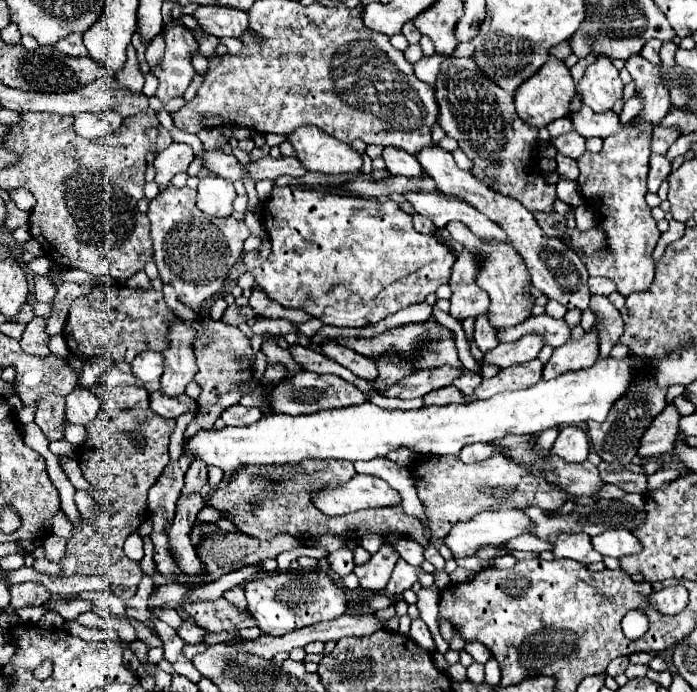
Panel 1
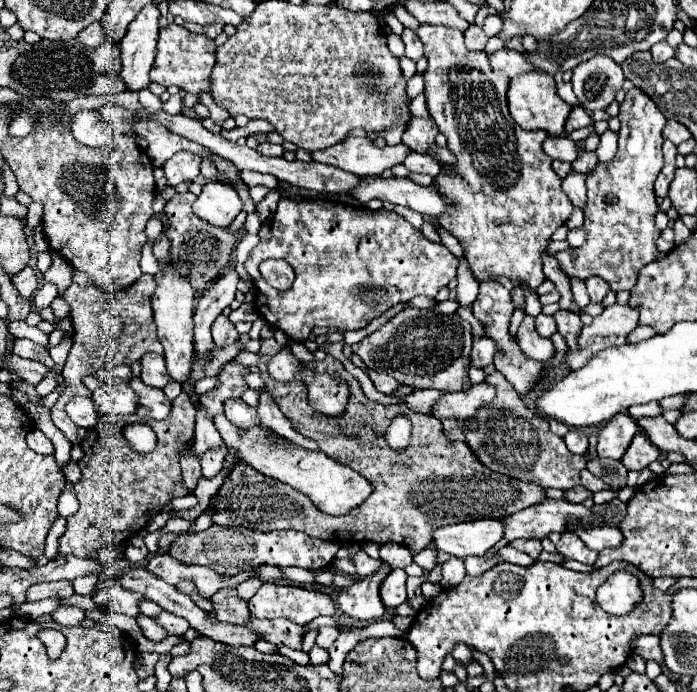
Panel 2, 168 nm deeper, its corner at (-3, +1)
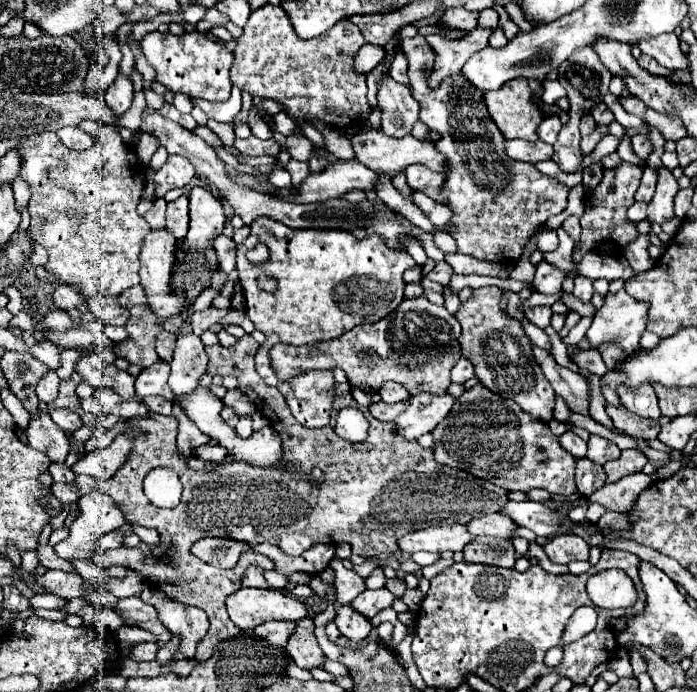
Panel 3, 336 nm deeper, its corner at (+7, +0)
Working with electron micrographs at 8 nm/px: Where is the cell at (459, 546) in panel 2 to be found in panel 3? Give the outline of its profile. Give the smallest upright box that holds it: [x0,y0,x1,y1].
[397,525,473,553]

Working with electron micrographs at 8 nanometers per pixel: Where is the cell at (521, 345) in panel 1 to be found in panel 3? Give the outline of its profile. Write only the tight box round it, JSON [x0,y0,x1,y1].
[525,305,553,329]

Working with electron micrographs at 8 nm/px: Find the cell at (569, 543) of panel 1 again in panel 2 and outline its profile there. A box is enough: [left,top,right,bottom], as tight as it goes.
[557,532,597,564]

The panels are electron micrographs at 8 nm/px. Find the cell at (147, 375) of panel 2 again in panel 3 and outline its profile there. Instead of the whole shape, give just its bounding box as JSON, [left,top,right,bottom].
[135,361,175,403]

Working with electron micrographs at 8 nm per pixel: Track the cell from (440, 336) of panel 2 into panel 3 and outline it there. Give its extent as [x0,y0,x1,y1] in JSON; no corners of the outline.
[269,295,461,395]

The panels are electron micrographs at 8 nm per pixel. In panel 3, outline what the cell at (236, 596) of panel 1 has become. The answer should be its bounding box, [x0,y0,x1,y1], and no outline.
[241,565,269,589]

